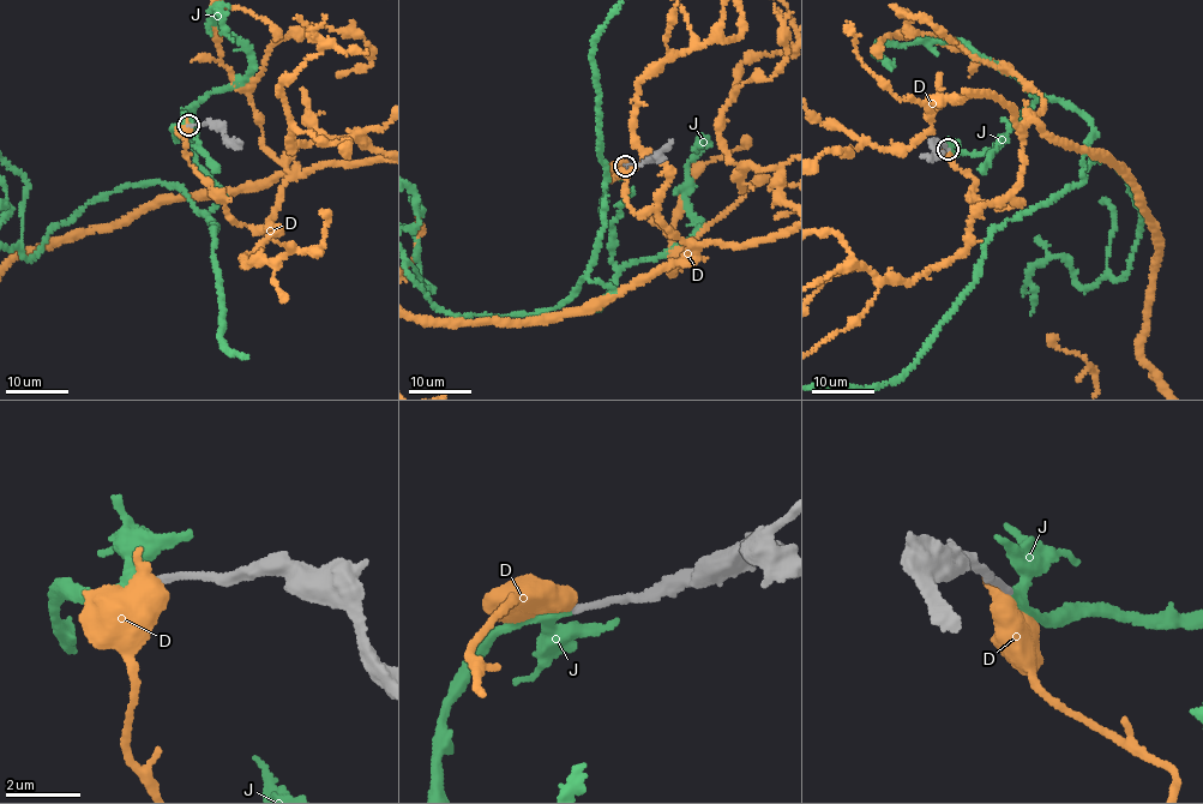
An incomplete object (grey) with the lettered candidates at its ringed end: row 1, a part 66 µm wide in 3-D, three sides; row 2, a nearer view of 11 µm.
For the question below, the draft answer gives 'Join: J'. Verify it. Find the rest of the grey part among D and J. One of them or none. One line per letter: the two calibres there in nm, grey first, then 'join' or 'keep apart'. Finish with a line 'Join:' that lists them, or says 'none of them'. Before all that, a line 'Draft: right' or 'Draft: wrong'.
Draft: right
D: calibres 200 and 650 nm; keep apart
J: calibres 190 and 280 nm; join
Join: J

